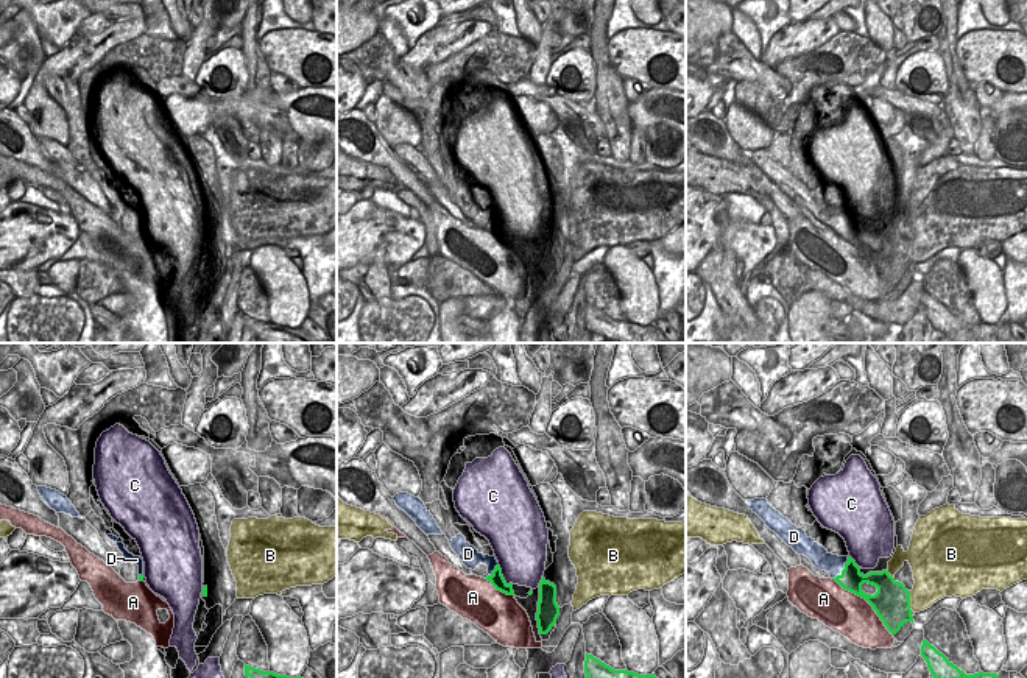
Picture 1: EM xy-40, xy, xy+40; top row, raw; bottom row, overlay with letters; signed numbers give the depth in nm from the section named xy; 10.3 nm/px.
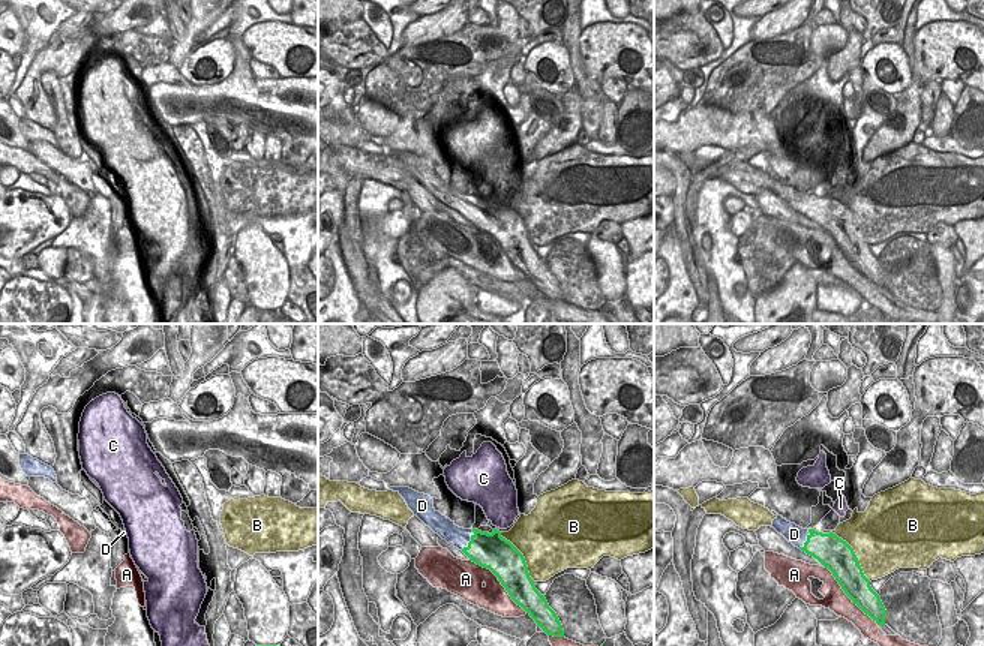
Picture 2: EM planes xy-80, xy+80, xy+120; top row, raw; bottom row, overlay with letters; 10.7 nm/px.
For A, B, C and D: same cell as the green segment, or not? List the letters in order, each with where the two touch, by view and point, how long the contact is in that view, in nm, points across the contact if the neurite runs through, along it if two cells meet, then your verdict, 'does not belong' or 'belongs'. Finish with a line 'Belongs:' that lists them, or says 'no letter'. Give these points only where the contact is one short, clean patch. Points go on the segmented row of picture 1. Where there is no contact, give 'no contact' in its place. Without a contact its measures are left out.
A: contact xy+40 (865, 599); length 850 nm; does not belong
B: contact xy+40 (909, 600); length 220 nm; does not belong
C: contact xy (502, 577); length 260 nm; does not belong
D: contact xy+40 (843, 569); length 300 nm; border xy+40 (848, 557), (843, 569), (832, 579); does not belong
Belongs: no letter

